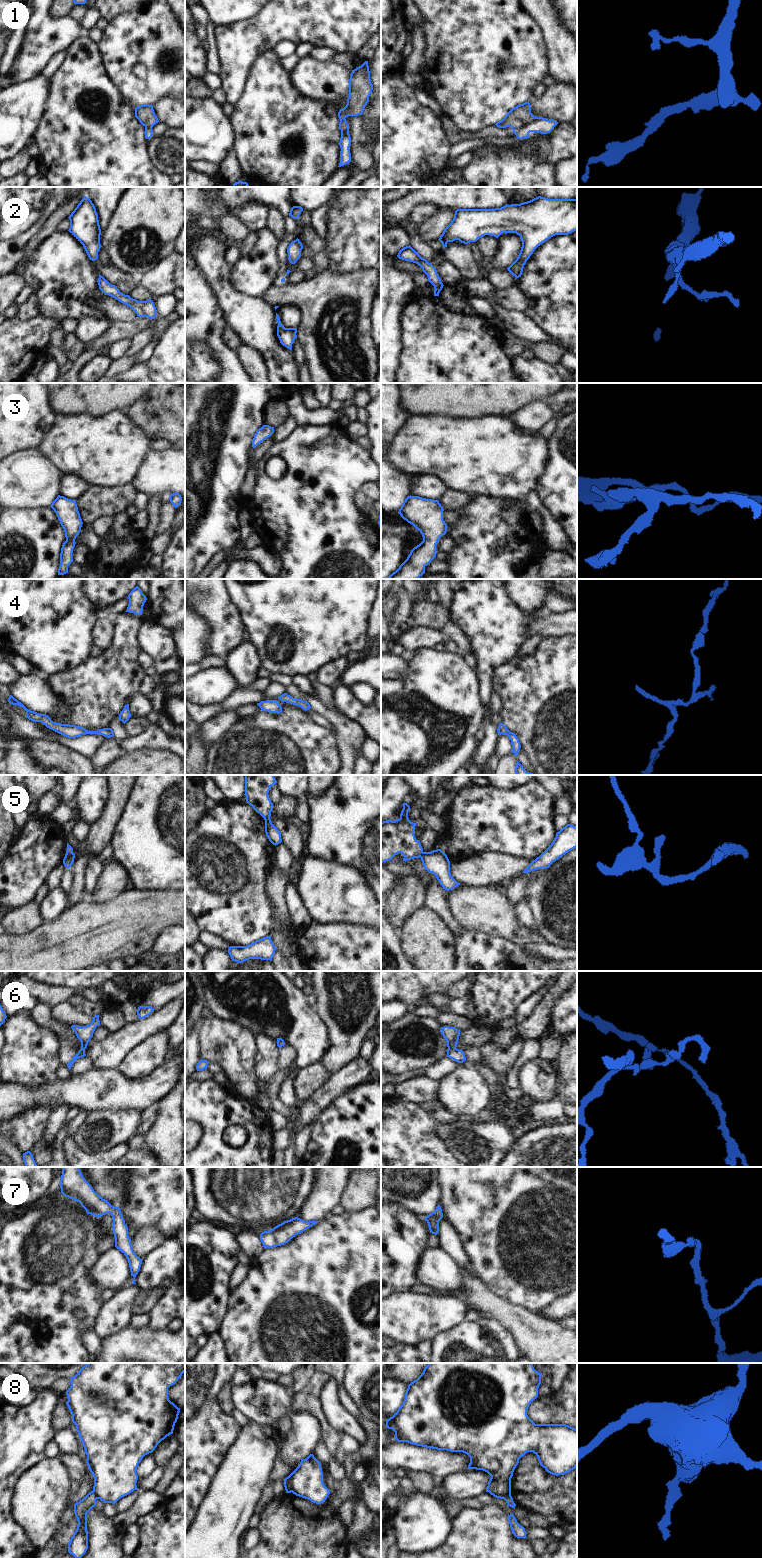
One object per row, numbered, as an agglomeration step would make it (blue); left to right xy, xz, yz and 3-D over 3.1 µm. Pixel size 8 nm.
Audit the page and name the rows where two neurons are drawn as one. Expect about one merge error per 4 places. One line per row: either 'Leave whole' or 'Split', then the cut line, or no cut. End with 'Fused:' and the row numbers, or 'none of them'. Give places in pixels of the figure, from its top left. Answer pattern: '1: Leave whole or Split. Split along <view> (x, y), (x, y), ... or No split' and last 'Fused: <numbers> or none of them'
1: Leave whole. No split
2: Leave whole. No split
3: Leave whole. No split
4: Leave whole. No split
5: Split. Split along xy (73, 853), (65, 857)
6: Leave whole. No split
7: Leave whole. No split
8: Split. Split along xz (287, 1477), (292, 1491)
Fused: 5, 8.

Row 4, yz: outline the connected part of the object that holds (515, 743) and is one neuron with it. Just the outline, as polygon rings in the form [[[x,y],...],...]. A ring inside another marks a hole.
[[[503,723],[499,724],[497,733],[498,735],[505,734],[509,737],[509,739],[511,740],[511,745],[512,745],[511,752],[517,757],[518,752],[521,748],[521,745],[520,745],[519,739],[517,738],[516,734],[514,734],[513,732],[510,732]]]

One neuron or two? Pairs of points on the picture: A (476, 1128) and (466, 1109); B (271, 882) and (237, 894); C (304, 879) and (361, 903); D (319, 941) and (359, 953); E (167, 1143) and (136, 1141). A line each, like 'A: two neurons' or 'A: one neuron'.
A: two neurons
B: two neurons
C: one neuron
D: one neuron
E: two neurons

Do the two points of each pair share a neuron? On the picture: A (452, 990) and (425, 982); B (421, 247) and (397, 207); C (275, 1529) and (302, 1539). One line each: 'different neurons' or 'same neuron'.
A: different neurons
B: different neurons
C: same neuron

